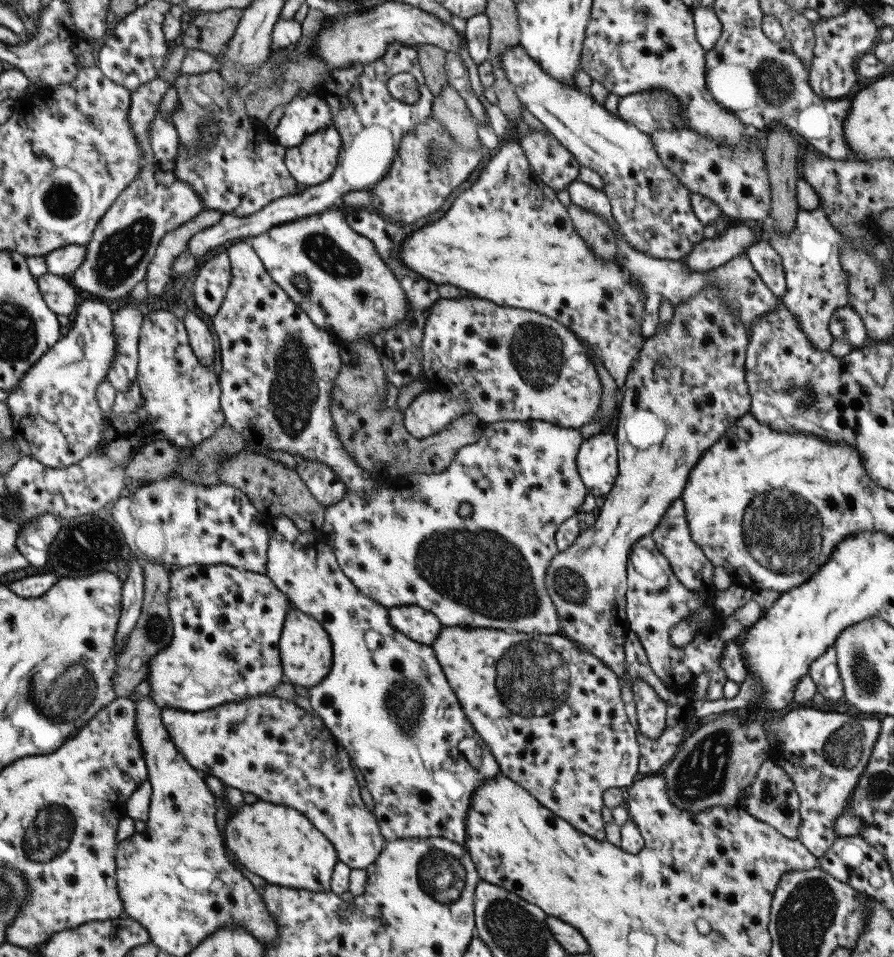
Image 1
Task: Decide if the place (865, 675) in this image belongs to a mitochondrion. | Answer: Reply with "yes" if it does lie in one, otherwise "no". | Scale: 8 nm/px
yes

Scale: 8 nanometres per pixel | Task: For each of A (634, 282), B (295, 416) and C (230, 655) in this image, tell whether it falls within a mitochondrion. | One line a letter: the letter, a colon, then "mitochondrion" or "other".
A: other
B: mitochondrion
C: other

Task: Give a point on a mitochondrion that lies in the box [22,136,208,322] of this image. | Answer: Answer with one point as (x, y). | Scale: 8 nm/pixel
(120, 253)

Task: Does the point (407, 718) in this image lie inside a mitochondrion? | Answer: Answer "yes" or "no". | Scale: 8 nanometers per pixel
yes

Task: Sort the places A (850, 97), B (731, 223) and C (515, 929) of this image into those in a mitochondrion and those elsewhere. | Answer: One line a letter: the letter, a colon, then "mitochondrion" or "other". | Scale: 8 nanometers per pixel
A: other
B: other
C: mitochondrion

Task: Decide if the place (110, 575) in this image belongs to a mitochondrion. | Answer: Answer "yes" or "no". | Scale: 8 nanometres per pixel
no

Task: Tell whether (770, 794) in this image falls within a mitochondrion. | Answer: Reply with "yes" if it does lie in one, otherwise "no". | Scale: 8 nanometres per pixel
yes

